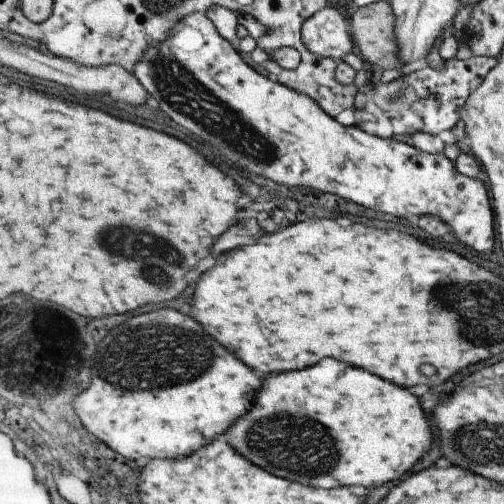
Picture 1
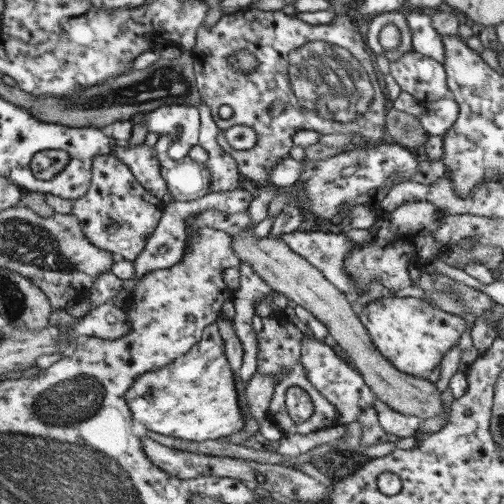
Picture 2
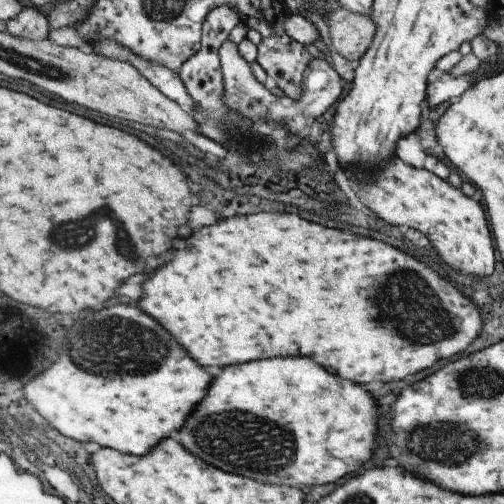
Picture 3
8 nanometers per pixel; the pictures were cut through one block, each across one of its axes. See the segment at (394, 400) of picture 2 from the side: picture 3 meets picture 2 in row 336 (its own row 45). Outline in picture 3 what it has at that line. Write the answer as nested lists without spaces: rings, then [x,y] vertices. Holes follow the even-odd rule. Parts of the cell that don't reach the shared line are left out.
[[[339,6],[339,10],[329,14],[329,20],[325,22],[329,24],[335,52],[339,52],[349,62],[361,60],[375,38],[375,22],[369,14],[355,14]]]

